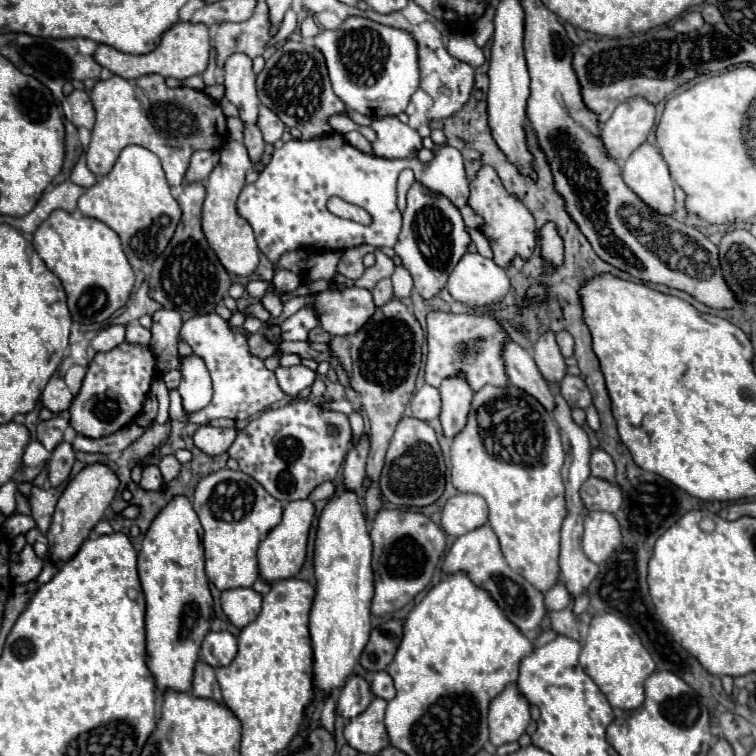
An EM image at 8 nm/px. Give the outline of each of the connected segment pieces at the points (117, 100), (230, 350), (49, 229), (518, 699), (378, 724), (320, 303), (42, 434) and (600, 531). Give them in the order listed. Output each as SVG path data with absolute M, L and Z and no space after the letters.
M158 74L136 80L124 80L120 76L98 80L90 98L96 110L96 124L88 148L88 168L96 176L108 174L118 154L126 146L138 144L160 158L168 184L182 184L192 152L220 148L228 136L226 116L218 102L200 90L168 88Z
M204 314L204 316L194 316L184 322L180 338L186 340L194 354L198 354L206 366L210 368L212 382L214 382L214 396L212 402L202 408L200 412L186 414L183 411L182 399L176 390L169 392L170 406L169 418L178 422L194 422L194 424L208 424L214 418L232 418L232 420L248 420L254 414L266 410L268 406L282 402L286 394L278 386L278 380L272 370L264 366L264 360L250 354L248 348L248 336L242 332L236 332L228 326L224 318L218 314Z
M56 210L34 232L32 244L44 264L60 278L74 322L102 324L126 304L136 276L122 252L118 234L104 222L86 216L74 218L68 212Z
M516 684L506 686L500 696L496 696L490 704L488 724L490 724L490 742L494 746L502 746L508 742L516 742L530 722L528 700L522 696Z
M374 698L372 704L356 718L352 718L344 728L346 742L362 754L378 754L384 750L390 740L384 726L386 702Z
M342 288L342 290L326 290L326 292L318 292L314 296L296 296L292 300L288 300L283 306L282 316L278 318L270 318L265 323L267 326L280 325L288 316L292 316L298 308L302 308L302 302L310 302L314 304L316 312L318 312L318 320L320 320L320 326L330 334L330 336L346 336L346 334L356 334L366 322L368 318L374 314L376 306L372 302L372 294L364 288Z
M54 416L50 420L40 420L36 436L42 442L42 446L52 452L62 442L66 426L68 426L68 420L64 416Z
M588 512L584 518L584 554L600 564L620 546L620 524L610 512Z

